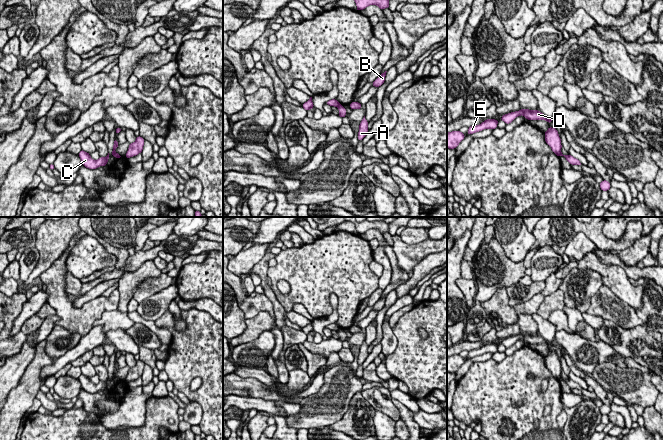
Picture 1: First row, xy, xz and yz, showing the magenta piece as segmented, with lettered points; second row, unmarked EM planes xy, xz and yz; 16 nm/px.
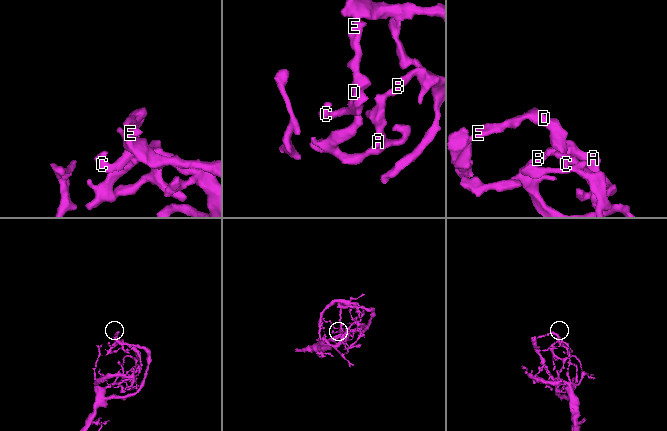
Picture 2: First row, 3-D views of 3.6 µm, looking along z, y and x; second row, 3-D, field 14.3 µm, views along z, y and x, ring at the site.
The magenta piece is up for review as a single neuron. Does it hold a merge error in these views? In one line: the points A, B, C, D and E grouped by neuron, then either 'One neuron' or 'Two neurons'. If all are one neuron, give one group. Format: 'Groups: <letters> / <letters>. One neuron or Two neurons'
Groups: A B / C D E. Two neurons

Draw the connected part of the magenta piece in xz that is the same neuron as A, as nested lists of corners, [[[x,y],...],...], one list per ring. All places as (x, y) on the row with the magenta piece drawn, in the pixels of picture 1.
[[[365,116],[362,119],[361,123],[359,124],[359,132],[358,132],[358,140],[362,140],[366,134],[368,133],[368,121],[366,120]]]

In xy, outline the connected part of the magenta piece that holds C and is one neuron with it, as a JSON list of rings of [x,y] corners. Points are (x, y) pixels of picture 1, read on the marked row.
[[[81,150],[80,153],[78,154],[79,157],[81,158],[82,164],[89,169],[96,169],[100,166],[105,166],[107,165],[108,159],[109,159],[109,153],[106,157],[100,157],[98,160],[93,160],[90,157],[90,154],[85,152],[84,150]]]

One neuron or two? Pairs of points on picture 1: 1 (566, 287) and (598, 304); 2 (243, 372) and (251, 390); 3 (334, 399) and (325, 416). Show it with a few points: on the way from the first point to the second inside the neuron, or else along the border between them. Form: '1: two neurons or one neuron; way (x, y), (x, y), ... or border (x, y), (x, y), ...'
1: two neurons; border (603, 285), (591, 298), (590, 306), (586, 311)
2: two neurons; border (234, 372), (241, 377), (256, 378), (267, 386)
3: one neuron; way (330, 403), (325, 408), (325, 412)

